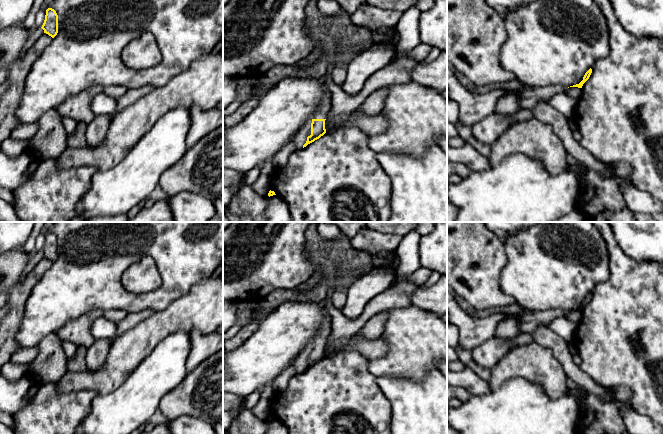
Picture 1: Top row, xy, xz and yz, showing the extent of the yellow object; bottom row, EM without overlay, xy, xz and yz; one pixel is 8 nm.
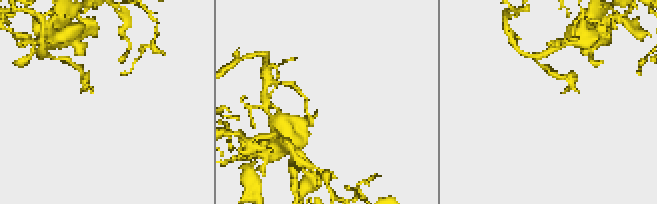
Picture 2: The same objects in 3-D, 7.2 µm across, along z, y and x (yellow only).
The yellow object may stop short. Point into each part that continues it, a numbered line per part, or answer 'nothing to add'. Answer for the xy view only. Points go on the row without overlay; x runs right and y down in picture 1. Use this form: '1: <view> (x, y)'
nothing to add

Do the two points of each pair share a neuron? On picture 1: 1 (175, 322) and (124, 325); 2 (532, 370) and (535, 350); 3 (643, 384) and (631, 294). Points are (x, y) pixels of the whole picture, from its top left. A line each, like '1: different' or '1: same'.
1: different
2: same
3: same

